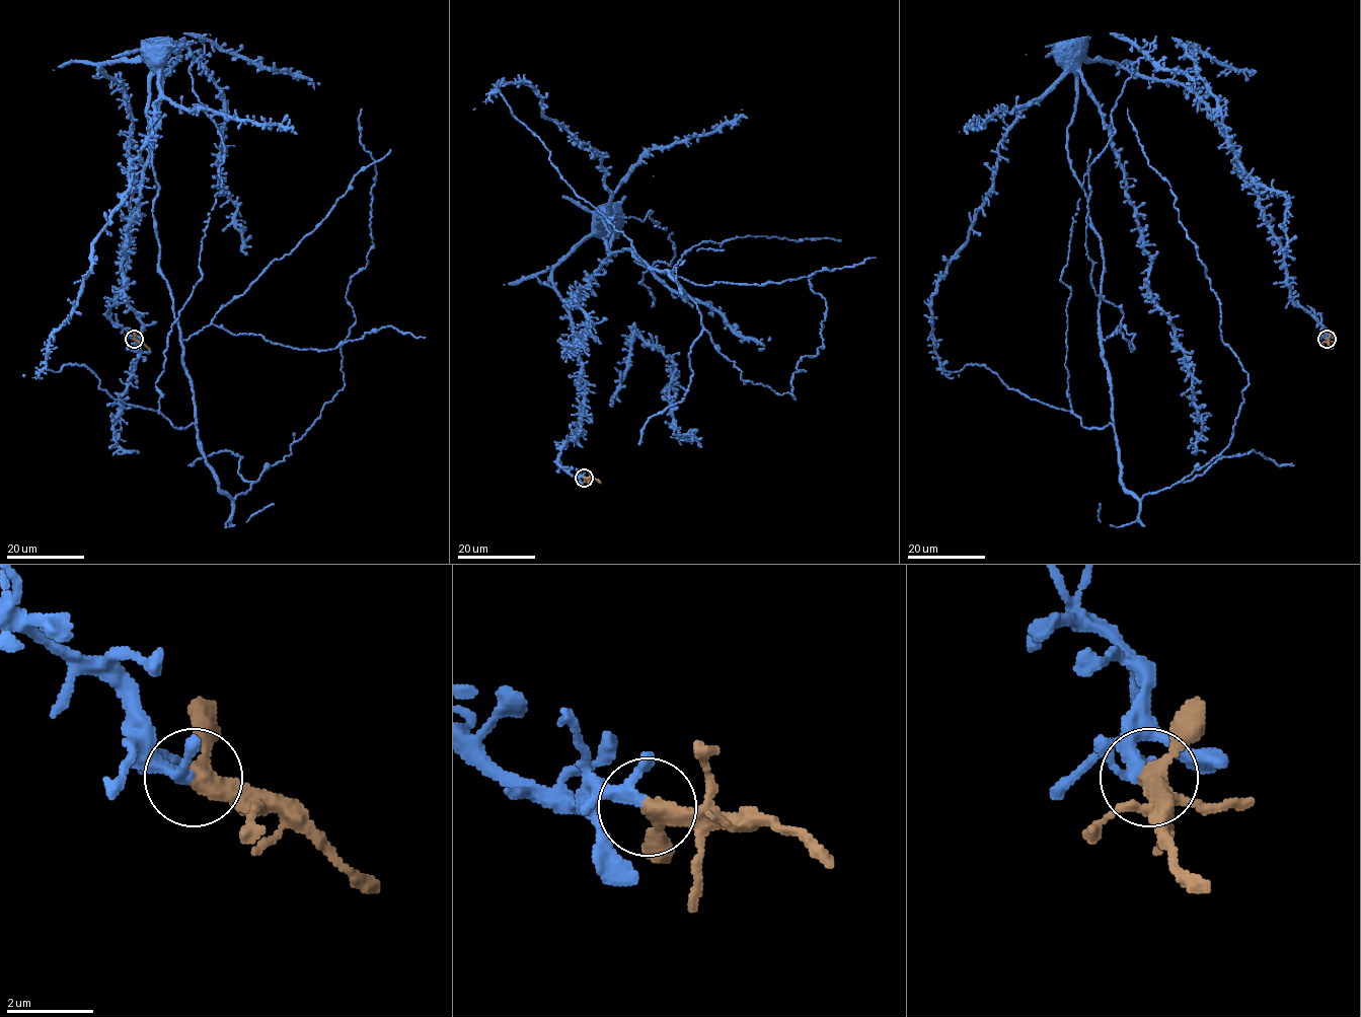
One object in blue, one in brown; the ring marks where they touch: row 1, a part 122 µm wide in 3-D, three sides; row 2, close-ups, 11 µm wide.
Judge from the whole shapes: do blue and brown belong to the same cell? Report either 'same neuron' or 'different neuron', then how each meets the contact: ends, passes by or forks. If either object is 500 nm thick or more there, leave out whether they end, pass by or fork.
same neuron; blue passes by; brown passes by

